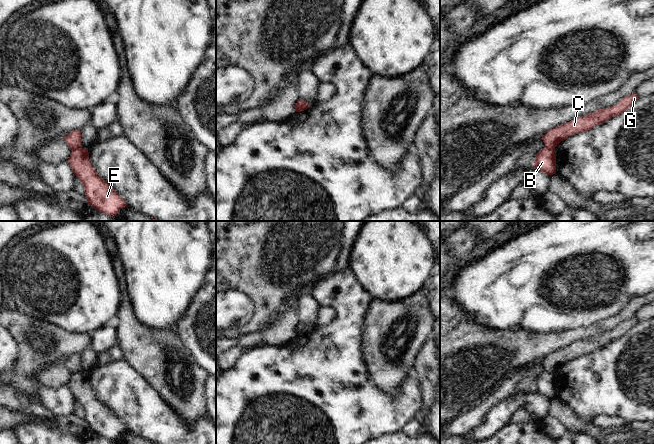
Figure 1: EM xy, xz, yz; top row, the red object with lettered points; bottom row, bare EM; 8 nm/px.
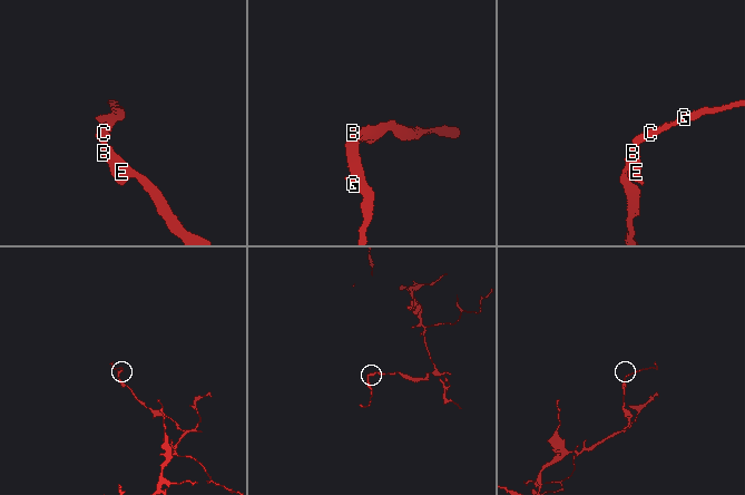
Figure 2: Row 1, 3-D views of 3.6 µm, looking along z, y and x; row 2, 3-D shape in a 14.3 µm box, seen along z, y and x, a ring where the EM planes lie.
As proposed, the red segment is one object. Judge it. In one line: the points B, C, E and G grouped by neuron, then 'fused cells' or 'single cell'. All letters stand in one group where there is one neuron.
groups B E / C G; fused cells

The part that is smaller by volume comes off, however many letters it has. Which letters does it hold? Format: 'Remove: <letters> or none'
Remove: C, G

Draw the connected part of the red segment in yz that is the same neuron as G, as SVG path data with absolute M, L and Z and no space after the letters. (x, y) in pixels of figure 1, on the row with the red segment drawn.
M635 92L630 96L625 96L617 104L609 108L599 108L595 112L591 112L579 118L575 118L565 124L549 130L542 137L545 147L554 150L555 147L566 138L580 132L591 130L596 125L602 124L613 116L617 116L626 111L639 98L640 97Z

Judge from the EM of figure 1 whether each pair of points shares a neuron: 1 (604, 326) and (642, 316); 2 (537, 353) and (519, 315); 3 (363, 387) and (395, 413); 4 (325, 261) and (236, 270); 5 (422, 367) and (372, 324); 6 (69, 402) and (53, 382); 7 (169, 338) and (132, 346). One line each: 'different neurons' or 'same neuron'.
1: different neurons
2: different neurons
3: same neuron
4: same neuron
5: different neurons
6: different neurons
7: same neuron

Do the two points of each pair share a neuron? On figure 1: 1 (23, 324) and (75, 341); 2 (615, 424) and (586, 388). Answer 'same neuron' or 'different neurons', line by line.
1: same neuron
2: different neurons

